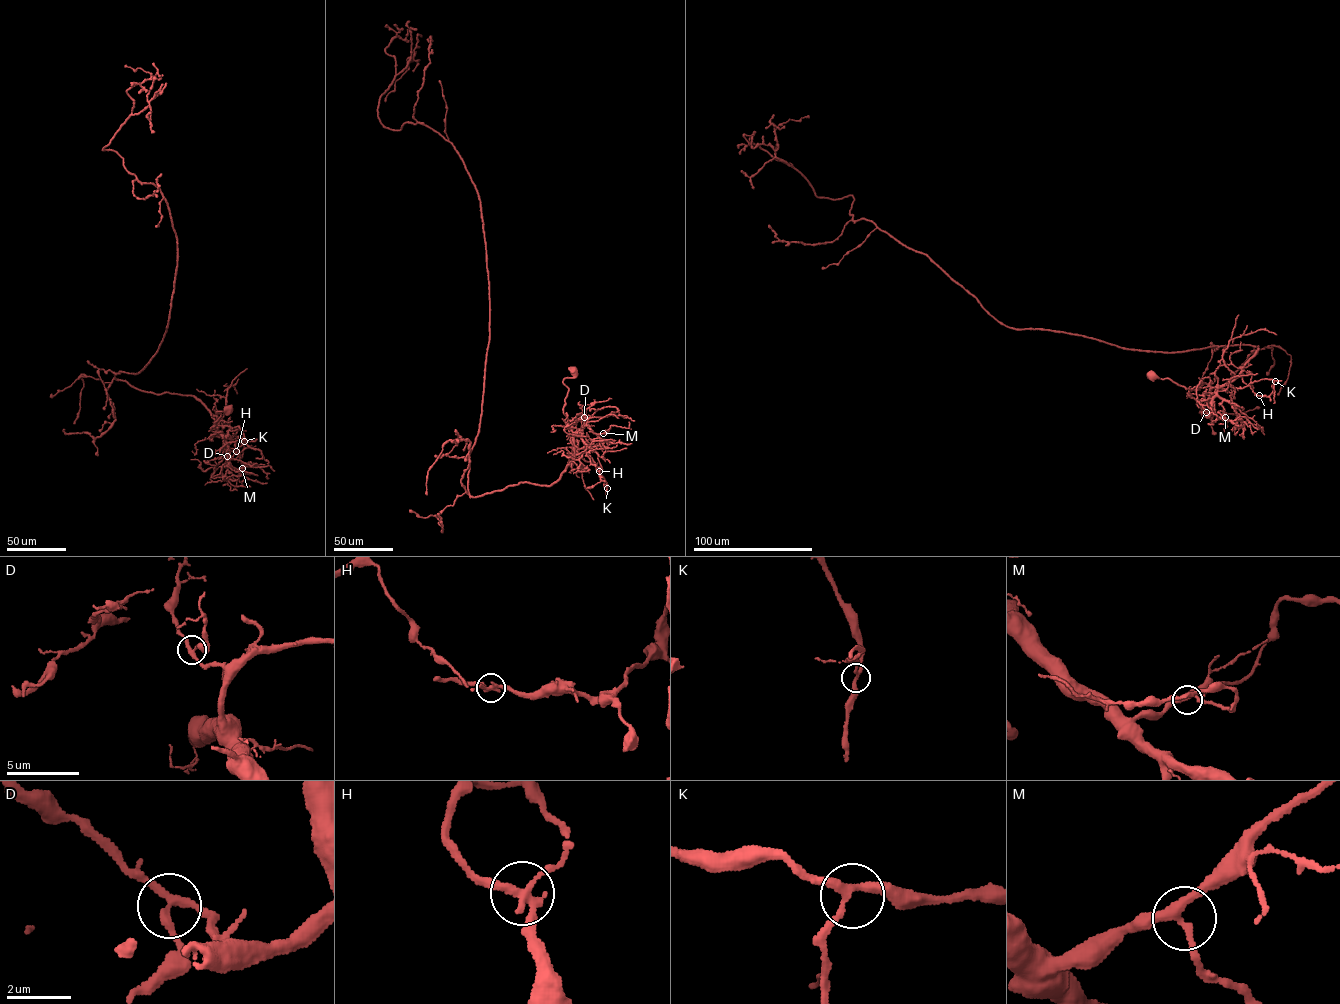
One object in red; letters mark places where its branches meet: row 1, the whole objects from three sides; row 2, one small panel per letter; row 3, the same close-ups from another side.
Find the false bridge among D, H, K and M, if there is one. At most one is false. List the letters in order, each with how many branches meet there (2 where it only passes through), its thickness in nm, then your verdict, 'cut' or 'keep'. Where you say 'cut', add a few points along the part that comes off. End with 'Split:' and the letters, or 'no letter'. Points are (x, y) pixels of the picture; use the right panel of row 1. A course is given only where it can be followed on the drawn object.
D: 3 branches meet; 240 nm thick; keep
H: 3 branches meet; 240 nm thick; cut; foreign part runs (1259, 396), (1269, 396), (1273, 392), (1272, 384)
K: 3 branches meet; 240 nm thick; keep
M: 3 branches meet; 260 nm thick; keep
Split: H

